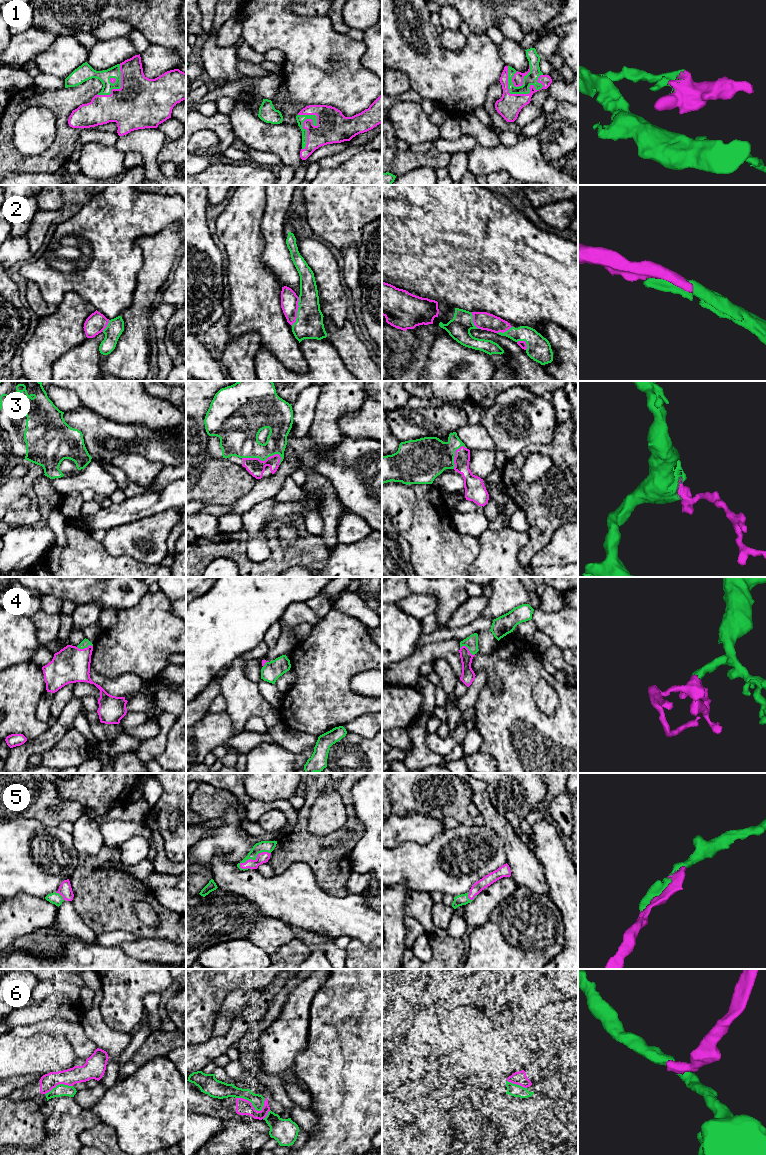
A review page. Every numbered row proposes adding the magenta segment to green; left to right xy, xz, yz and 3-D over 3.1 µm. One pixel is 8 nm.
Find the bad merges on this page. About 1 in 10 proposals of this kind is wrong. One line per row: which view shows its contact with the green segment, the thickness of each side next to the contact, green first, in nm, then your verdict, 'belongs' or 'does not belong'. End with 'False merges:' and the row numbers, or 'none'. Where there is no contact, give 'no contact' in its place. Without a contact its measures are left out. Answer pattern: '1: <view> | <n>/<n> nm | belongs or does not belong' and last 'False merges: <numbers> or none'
1: yz | 100/190 nm | belongs
2: xz | 220/140 nm | belongs
3: xz | 280/140 nm | belongs
4: yz | 110/110 nm | belongs
5: xz | 100/90 nm | belongs
6: xz | 110/130 nm | does not belong
False merges: 6

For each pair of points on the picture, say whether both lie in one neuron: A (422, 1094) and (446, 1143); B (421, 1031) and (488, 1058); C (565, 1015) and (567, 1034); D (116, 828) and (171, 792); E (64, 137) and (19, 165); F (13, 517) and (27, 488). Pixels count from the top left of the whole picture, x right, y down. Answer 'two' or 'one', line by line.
A: one
B: one
C: one
D: two
E: one
F: one

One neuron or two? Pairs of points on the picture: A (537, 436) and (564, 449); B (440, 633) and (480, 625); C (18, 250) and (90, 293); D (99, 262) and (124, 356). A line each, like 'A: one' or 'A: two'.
A: two
B: one
C: two
D: two

